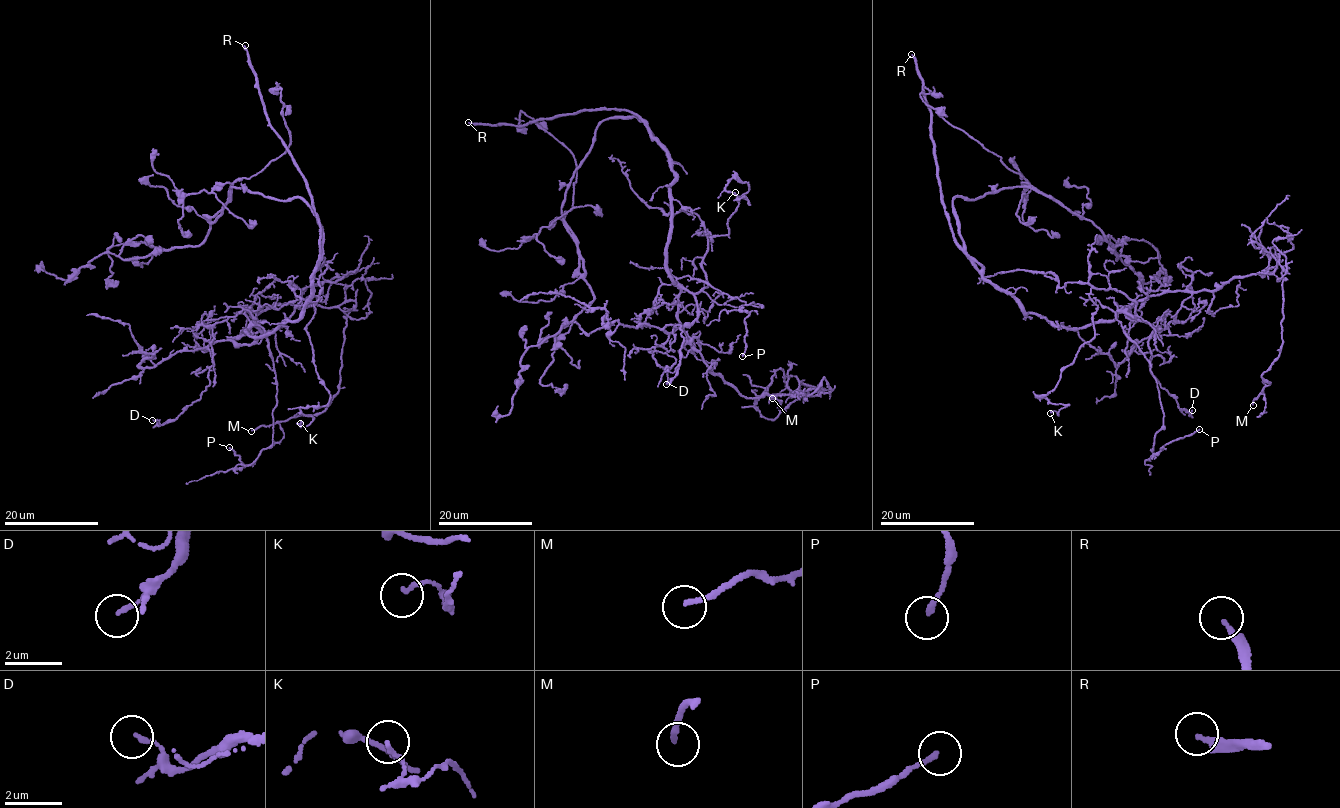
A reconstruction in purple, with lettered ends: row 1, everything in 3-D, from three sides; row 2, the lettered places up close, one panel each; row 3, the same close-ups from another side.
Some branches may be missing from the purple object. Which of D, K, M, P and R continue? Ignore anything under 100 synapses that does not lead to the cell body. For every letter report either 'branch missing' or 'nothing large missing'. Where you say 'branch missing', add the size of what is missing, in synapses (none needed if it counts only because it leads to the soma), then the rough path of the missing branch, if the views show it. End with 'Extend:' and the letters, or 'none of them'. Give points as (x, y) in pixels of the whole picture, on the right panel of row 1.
D: nothing large missing
K: nothing large missing
M: nothing large missing
P: nothing large missing
R: branch missing
Extend: R

